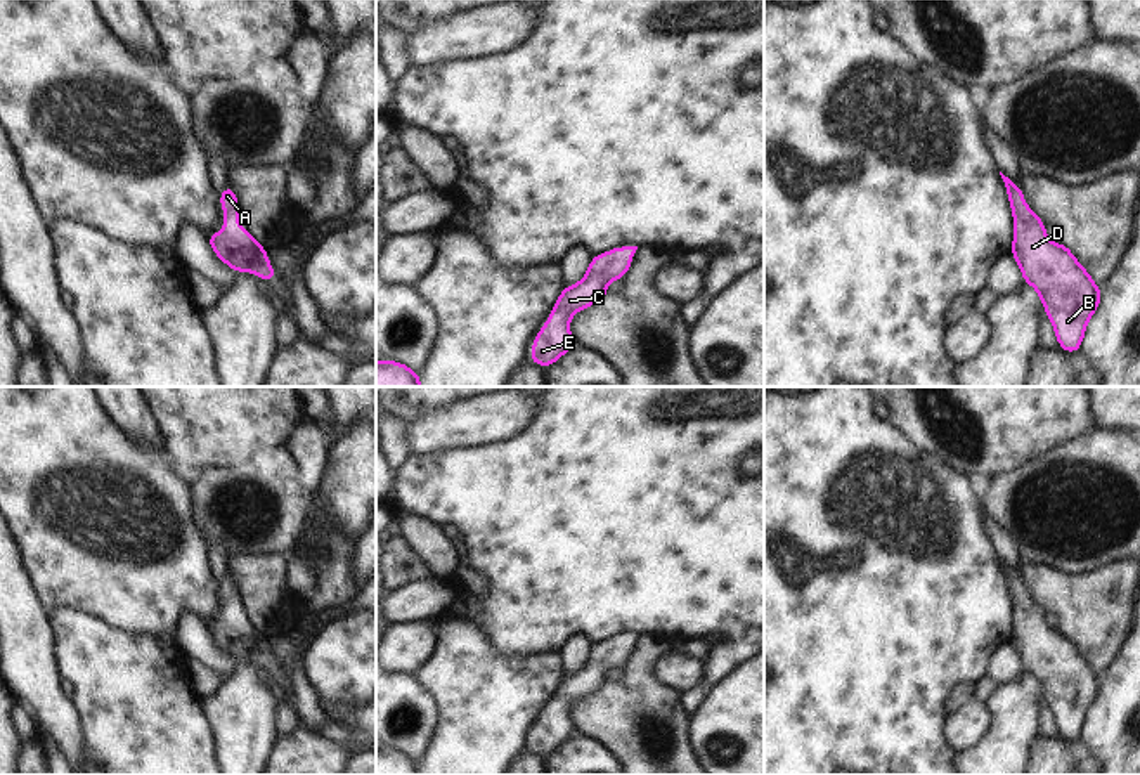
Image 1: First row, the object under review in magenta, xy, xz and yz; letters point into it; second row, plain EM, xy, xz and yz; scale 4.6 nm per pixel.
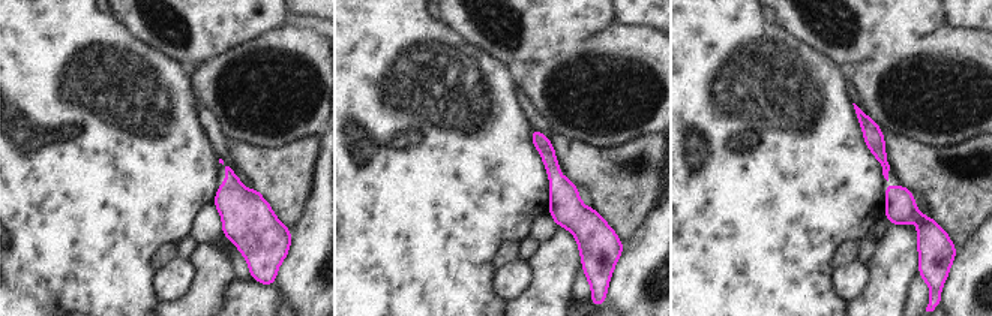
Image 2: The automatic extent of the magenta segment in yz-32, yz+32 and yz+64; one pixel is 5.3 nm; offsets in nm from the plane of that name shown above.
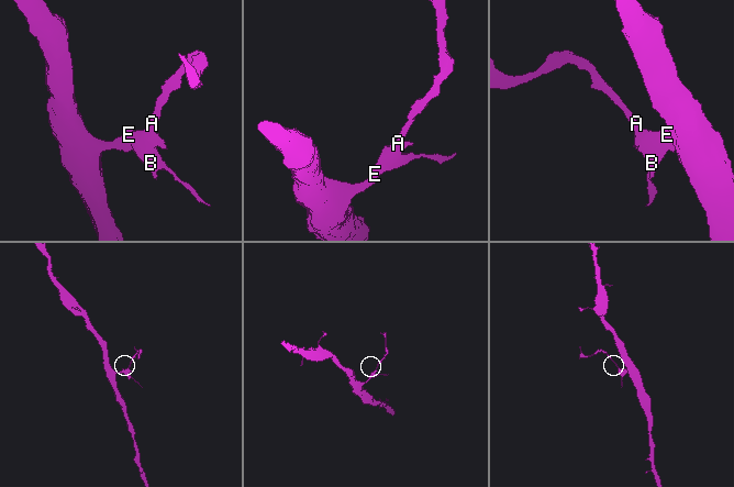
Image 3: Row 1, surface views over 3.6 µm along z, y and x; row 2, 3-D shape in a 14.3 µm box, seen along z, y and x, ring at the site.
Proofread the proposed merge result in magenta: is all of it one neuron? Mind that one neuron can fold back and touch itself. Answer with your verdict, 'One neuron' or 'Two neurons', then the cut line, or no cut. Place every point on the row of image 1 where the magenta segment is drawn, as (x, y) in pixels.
One neuron. No split.

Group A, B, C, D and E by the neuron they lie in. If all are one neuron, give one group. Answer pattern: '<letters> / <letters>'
A B C D E

